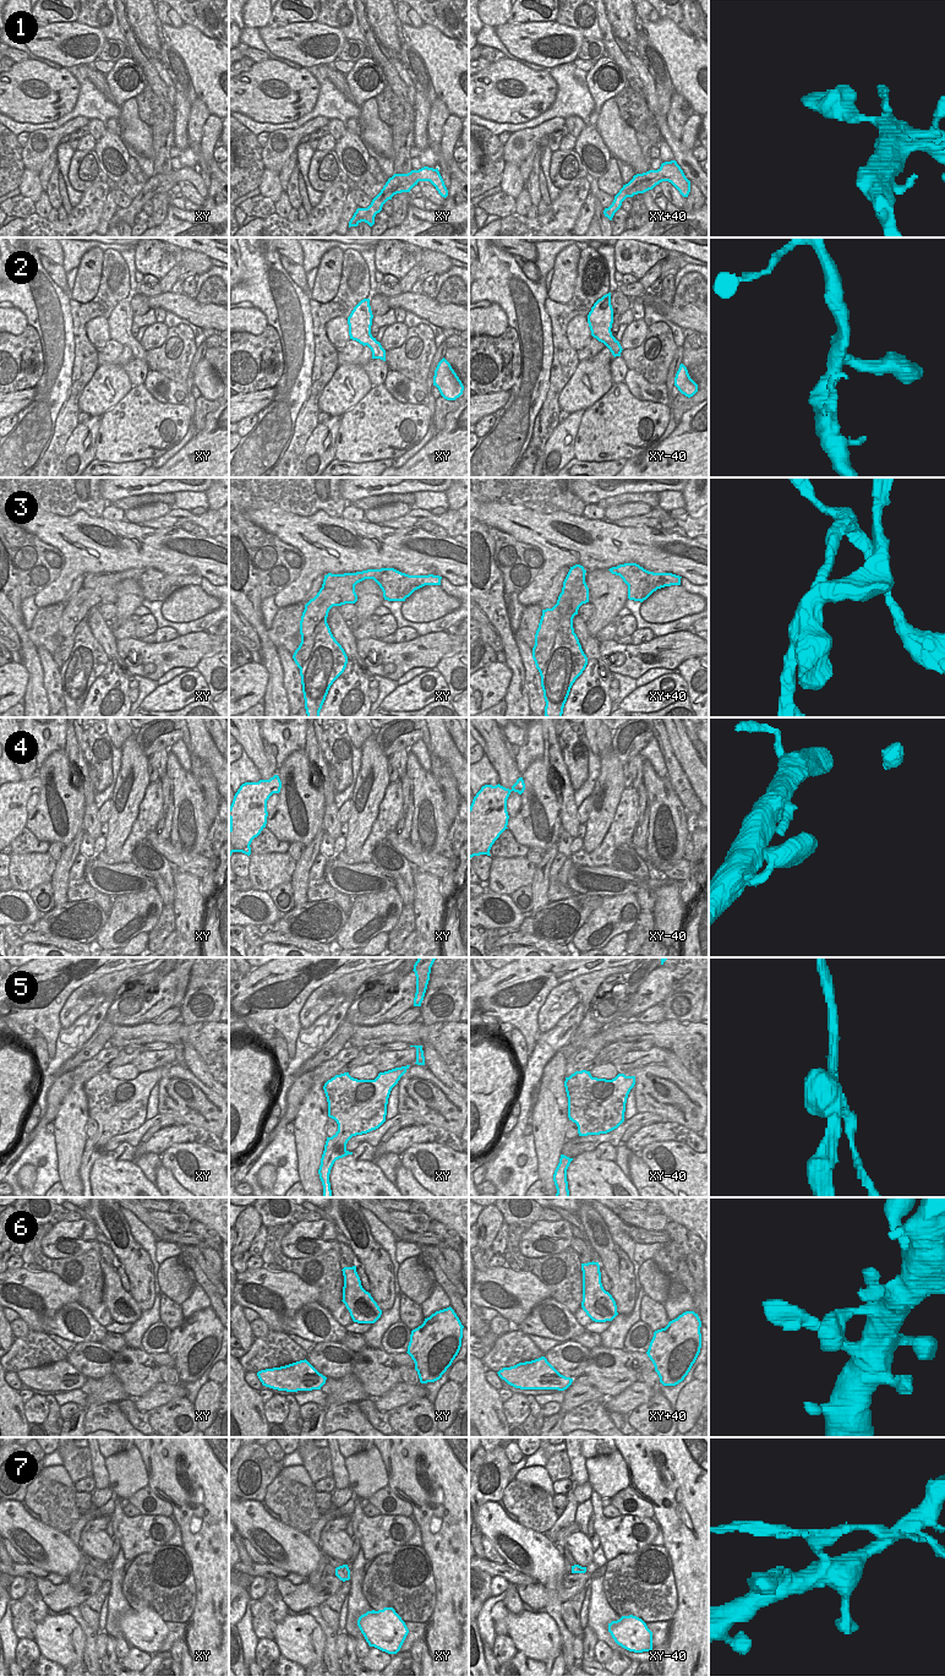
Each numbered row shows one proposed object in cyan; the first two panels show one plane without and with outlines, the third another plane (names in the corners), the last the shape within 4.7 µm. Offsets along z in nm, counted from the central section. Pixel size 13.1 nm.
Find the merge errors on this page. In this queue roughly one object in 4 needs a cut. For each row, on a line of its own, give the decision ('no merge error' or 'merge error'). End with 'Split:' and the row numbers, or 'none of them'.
1: no merge error
2: no merge error
3: merge error
4: no merge error
5: merge error
6: no merge error
7: merge error
Split: 3, 5, 7

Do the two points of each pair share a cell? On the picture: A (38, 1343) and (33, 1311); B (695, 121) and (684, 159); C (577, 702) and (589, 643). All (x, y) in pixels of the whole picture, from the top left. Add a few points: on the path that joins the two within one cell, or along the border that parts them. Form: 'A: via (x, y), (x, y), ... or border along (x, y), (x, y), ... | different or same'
A: border along (29, 1330), (43, 1332) | different
B: border along (679, 140), (692, 149) | different
C: via (586, 687), (586, 682), (591, 677), (591, 658) | same

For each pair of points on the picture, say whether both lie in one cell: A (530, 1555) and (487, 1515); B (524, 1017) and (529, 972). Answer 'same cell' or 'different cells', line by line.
A: same cell
B: same cell

